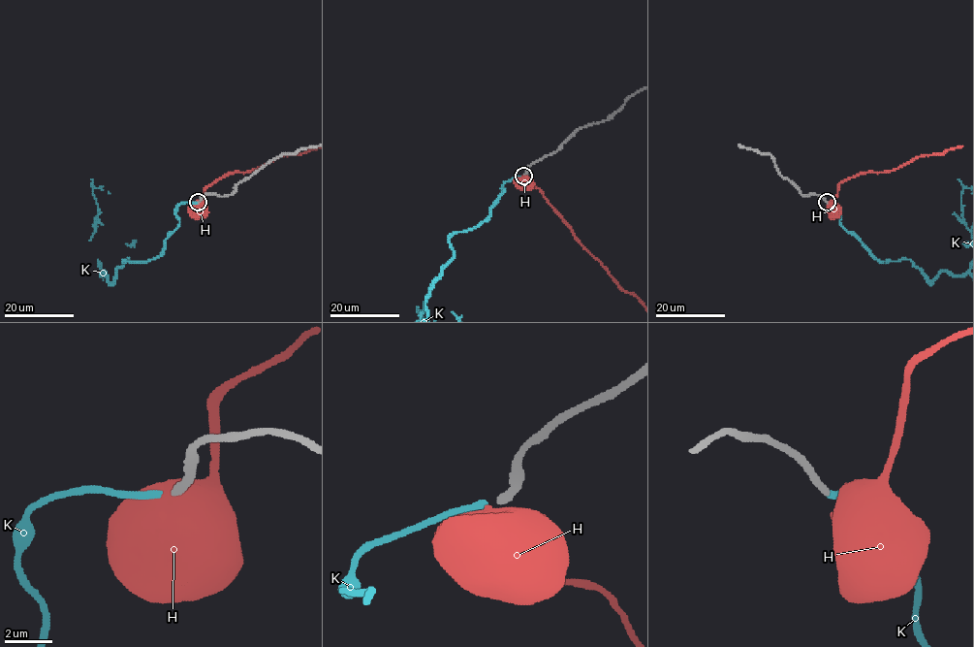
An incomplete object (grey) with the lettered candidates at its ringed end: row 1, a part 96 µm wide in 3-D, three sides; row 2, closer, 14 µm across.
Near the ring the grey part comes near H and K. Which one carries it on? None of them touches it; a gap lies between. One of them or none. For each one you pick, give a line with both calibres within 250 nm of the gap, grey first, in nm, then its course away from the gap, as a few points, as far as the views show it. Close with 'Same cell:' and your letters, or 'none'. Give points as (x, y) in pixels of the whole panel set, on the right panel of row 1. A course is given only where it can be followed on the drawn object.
K: calibres 340 and 280 nm
Same cell: K

